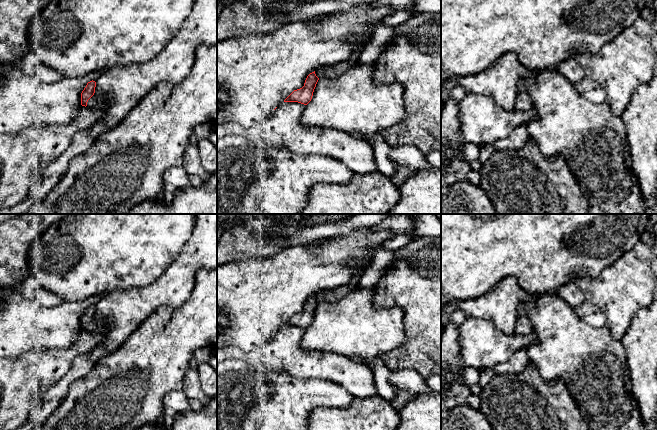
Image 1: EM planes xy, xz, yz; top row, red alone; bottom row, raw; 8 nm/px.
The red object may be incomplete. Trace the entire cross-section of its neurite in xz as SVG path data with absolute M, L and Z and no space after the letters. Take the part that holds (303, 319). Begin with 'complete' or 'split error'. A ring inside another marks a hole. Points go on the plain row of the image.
split error | M356 273L349 283L345 286L335 288L334 290L326 290L316 293L310 297L300 313L294 314L284 326L298 326L307 329L313 320L314 313L320 302L331 302L339 300L357 289L360 273Z

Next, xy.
split error | M90 305L81 317L81 329L92 333L100 333L104 335L108 329L108 322L96 320L95 317L96 306Z

